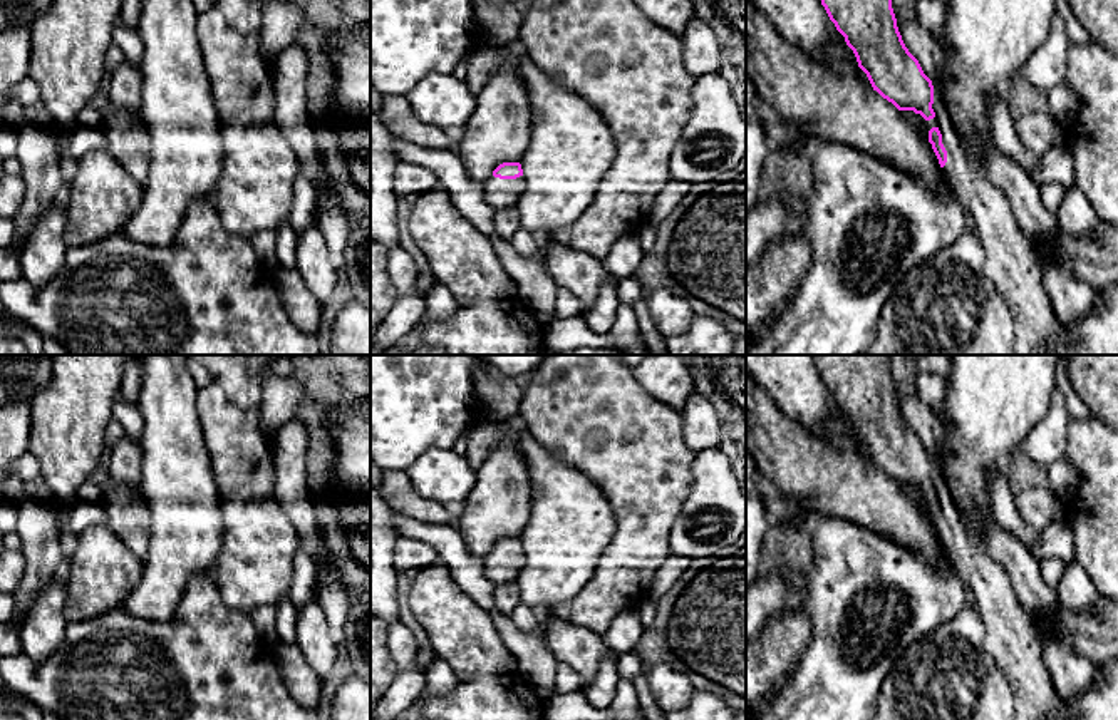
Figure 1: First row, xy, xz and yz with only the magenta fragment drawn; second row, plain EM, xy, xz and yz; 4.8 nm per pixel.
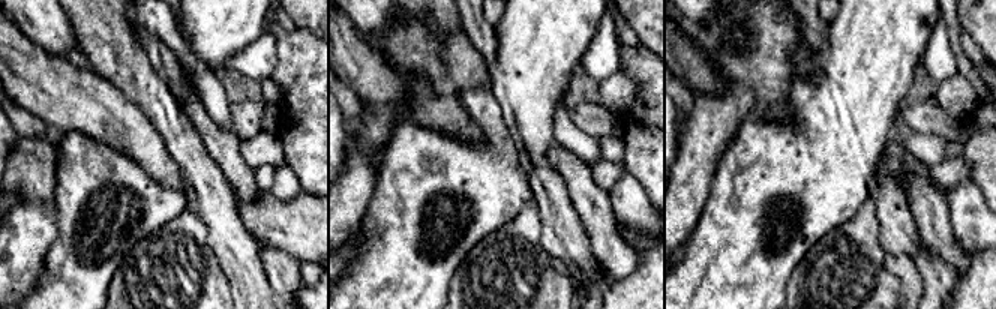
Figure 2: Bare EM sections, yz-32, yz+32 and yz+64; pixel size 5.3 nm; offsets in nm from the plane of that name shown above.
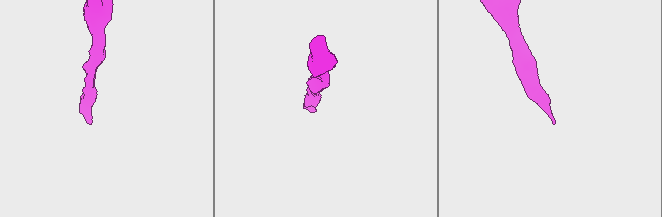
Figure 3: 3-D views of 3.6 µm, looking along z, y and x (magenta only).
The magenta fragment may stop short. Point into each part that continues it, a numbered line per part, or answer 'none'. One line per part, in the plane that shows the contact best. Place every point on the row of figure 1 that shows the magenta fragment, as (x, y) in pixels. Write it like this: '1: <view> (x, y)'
1: xz (500, 193)

